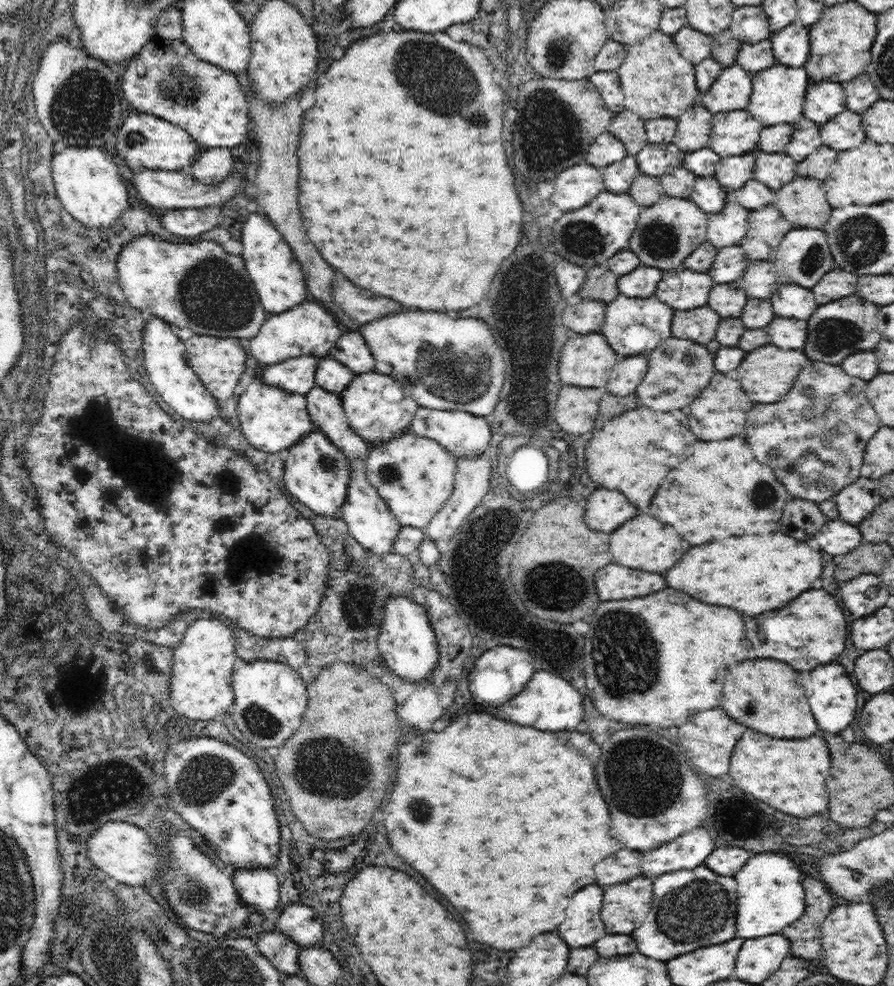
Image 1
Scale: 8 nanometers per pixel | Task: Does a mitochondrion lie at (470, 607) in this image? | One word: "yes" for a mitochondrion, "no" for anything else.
no

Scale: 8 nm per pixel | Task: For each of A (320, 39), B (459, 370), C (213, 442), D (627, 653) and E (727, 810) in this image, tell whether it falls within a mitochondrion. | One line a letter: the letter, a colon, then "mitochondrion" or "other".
A: other
B: mitochondrion
C: other
D: mitochondrion
E: other

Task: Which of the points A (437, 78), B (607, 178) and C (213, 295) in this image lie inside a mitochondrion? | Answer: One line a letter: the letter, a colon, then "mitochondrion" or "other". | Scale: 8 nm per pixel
A: mitochondrion
B: other
C: mitochondrion

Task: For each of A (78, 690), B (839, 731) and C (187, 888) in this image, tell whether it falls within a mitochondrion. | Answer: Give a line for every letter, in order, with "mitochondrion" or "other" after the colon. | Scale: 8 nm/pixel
A: other
B: other
C: mitochondrion

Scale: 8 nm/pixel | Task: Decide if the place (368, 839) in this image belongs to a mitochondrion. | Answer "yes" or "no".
no

